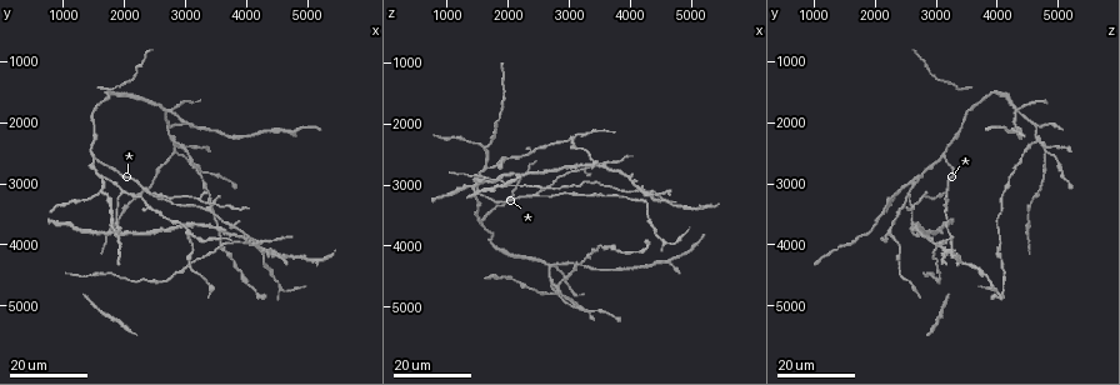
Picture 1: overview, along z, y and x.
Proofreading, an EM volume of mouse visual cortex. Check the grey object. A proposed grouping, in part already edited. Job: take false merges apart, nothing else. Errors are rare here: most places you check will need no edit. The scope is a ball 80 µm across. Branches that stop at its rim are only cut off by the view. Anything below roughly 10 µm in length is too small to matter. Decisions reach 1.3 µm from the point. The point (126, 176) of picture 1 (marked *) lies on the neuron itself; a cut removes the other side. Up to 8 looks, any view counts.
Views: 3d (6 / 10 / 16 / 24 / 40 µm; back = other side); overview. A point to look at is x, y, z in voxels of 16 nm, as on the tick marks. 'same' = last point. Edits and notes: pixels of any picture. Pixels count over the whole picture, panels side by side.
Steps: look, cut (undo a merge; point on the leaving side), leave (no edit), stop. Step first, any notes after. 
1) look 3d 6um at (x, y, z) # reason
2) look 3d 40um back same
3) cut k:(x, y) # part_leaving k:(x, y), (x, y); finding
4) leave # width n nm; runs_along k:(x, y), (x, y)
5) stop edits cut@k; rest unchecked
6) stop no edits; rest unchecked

look 3d 24um at (3100, 3800, 2250) # branch point

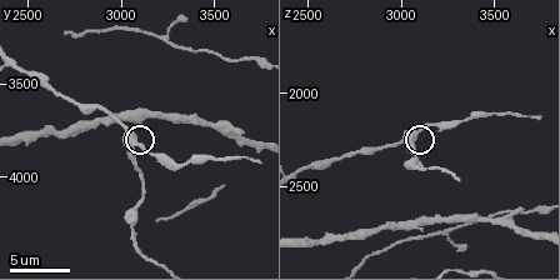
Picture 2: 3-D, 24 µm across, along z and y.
look 3d 6um at (3060, 3840, 2240) # closer look

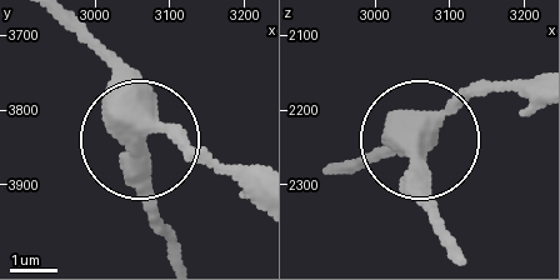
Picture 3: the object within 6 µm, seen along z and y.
leave # side_arm 12 um; runs_along 3:(331, 175), (495, 84); continuous, no second neuron

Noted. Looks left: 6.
look 3d 24um at (2700, 1800, 4400) # branch point

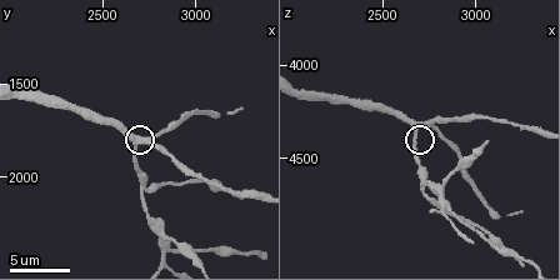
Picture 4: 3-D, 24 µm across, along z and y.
look 3d 6um at (2680, 1820, 4340) # closer look

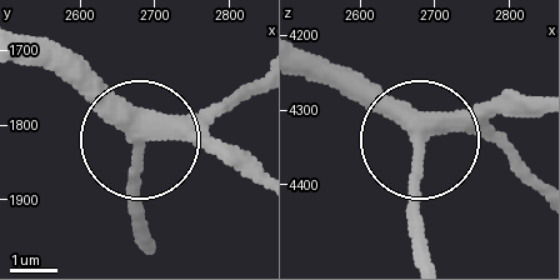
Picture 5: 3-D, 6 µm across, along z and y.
leave # runs_along 5:(304, 65), (353, 69), (424, 133), (528, 113); one neuron here

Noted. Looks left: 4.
look 3d 16um at (1500, 2550, 3050) # two arms in line, one across

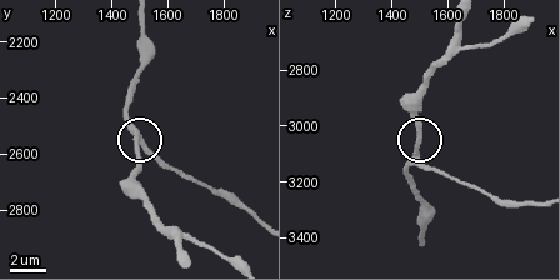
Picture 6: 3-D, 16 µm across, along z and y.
look 3d 10um at (1490, 2540, 3100)

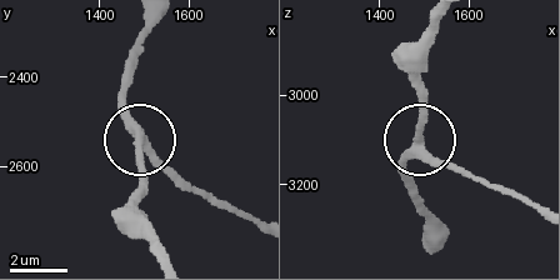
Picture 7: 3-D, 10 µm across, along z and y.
leave # side_arm 64 um; runs_along 7:(533, 206), (454, 173), (420, 144), (418, 79); one neuron here

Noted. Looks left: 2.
look 3d 24um at (2450, 3200, 3150) # three-way junction

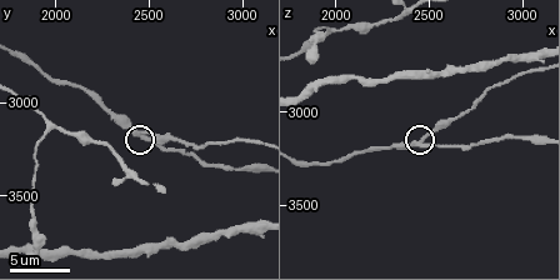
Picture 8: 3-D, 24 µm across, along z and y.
look 3d 6um at (2460, 3160, 3140) # zoom in

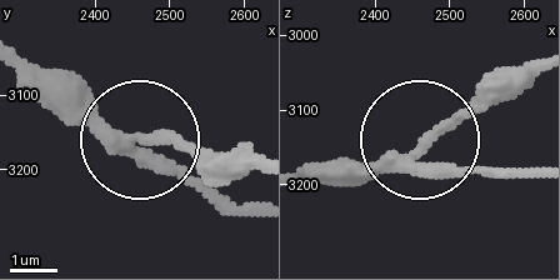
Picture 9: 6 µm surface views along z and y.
leave # runs_along 9:(21, 56), (69, 80), (129, 135), (220, 164); all the same neuron

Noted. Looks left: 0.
stop no edits; rest unchecked

